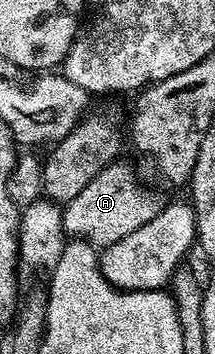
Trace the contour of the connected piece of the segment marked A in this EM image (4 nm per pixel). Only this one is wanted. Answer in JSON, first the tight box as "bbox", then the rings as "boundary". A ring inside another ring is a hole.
{"bbox":[62,161,163,249],"boundary":[[[114,161],[101,170],[98,175],[91,177],[91,182],[83,188],[83,193],[62,210],[63,229],[66,236],[73,239],[84,239],[95,249],[104,249],[115,245],[115,241],[123,241],[130,233],[135,233],[151,217],[163,210],[162,200],[157,200],[151,192],[145,191],[143,184],[137,180],[137,175],[122,161]]]}

